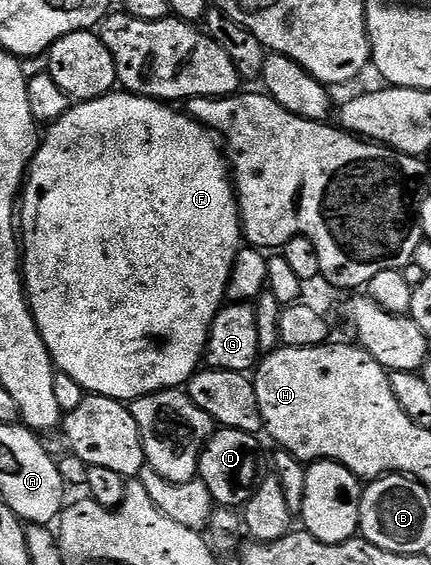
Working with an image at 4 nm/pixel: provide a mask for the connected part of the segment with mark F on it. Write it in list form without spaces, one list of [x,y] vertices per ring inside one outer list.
[[[117,89],[108,95],[98,97],[94,101],[85,103],[77,102],[65,113],[57,123],[51,124],[43,132],[40,147],[36,150],[36,156],[32,162],[31,169],[28,170],[28,177],[24,184],[24,194],[22,202],[18,208],[18,222],[22,228],[22,246],[24,249],[24,285],[28,289],[28,304],[32,306],[32,312],[36,318],[38,329],[42,333],[42,341],[50,353],[52,362],[59,374],[74,377],[78,385],[84,388],[85,392],[121,401],[131,401],[143,395],[152,395],[156,391],[171,391],[180,389],[187,384],[188,380],[201,370],[205,362],[204,351],[208,348],[208,334],[212,328],[214,317],[219,313],[220,308],[225,306],[228,293],[228,282],[232,276],[232,266],[236,260],[242,246],[242,228],[240,226],[240,204],[236,198],[236,188],[234,180],[230,174],[230,164],[218,142],[217,136],[209,131],[204,124],[193,119],[191,115],[183,110],[175,111],[175,106],[158,99],[147,99],[141,95],[131,95],[126,90]]]

